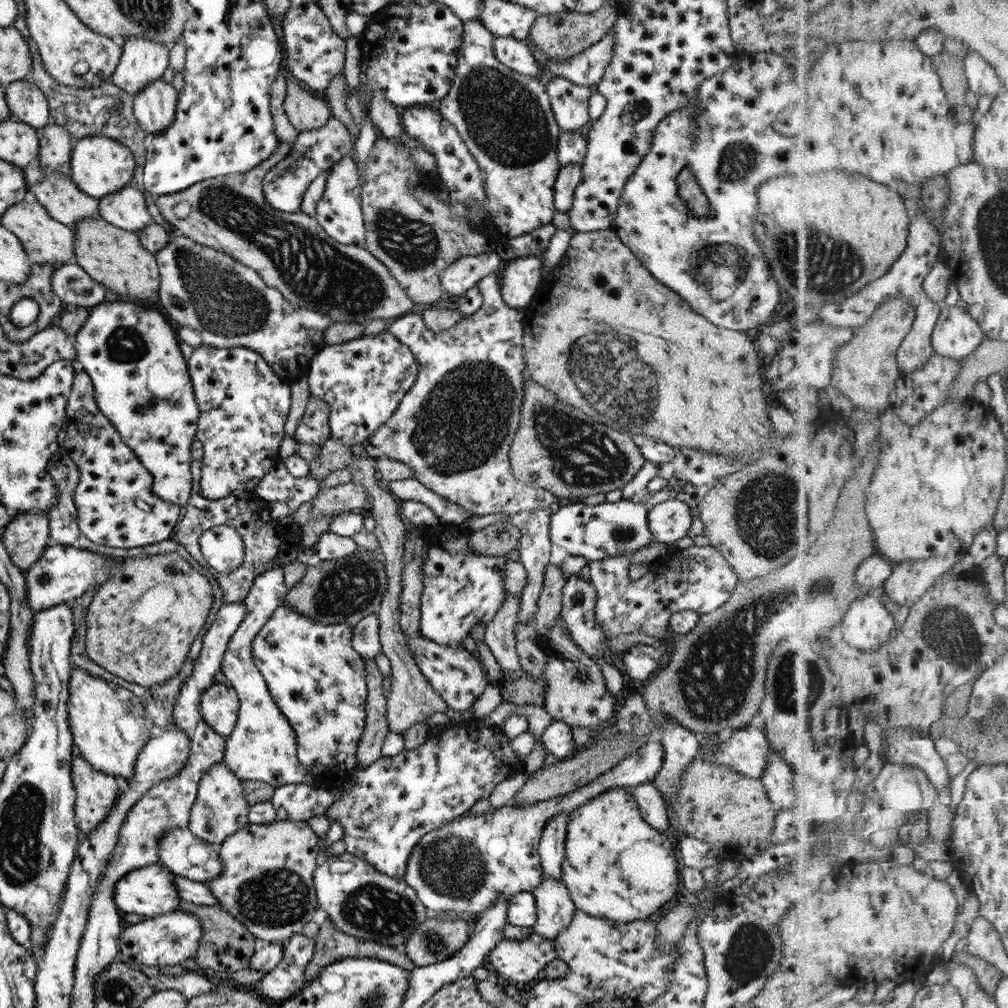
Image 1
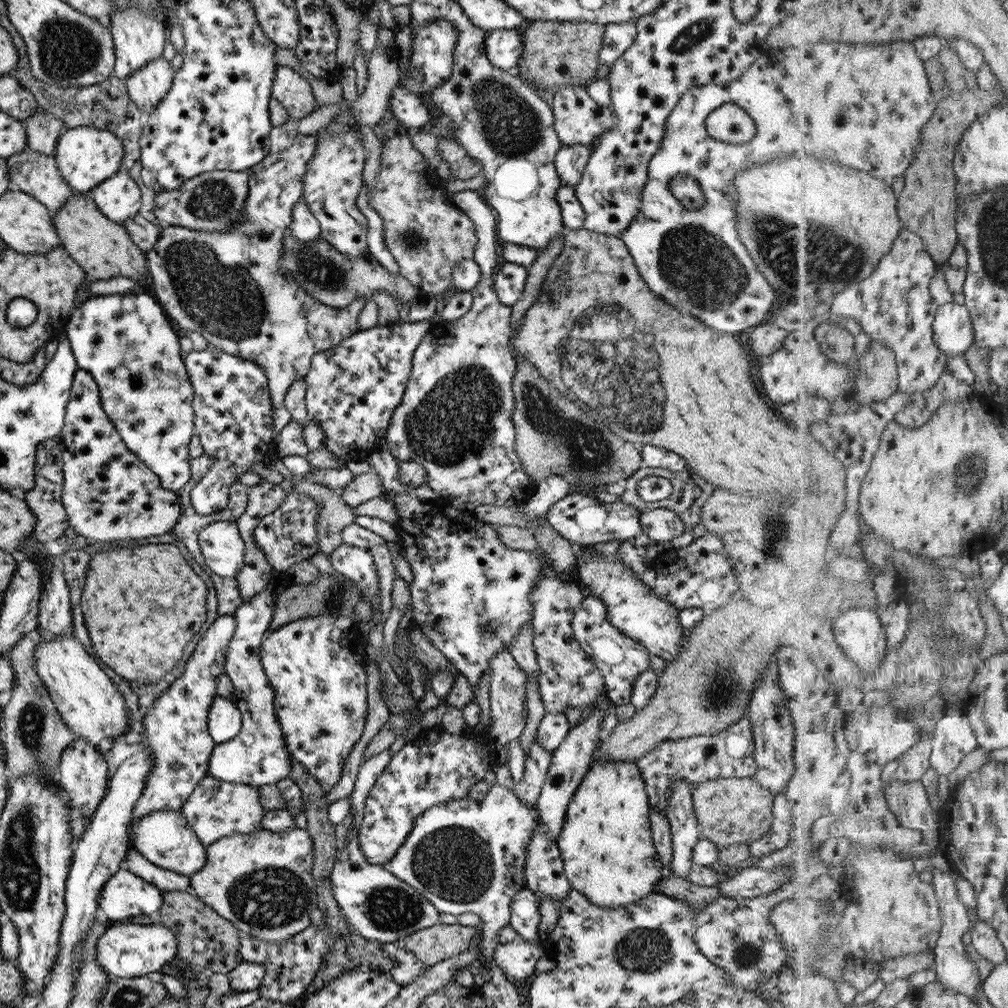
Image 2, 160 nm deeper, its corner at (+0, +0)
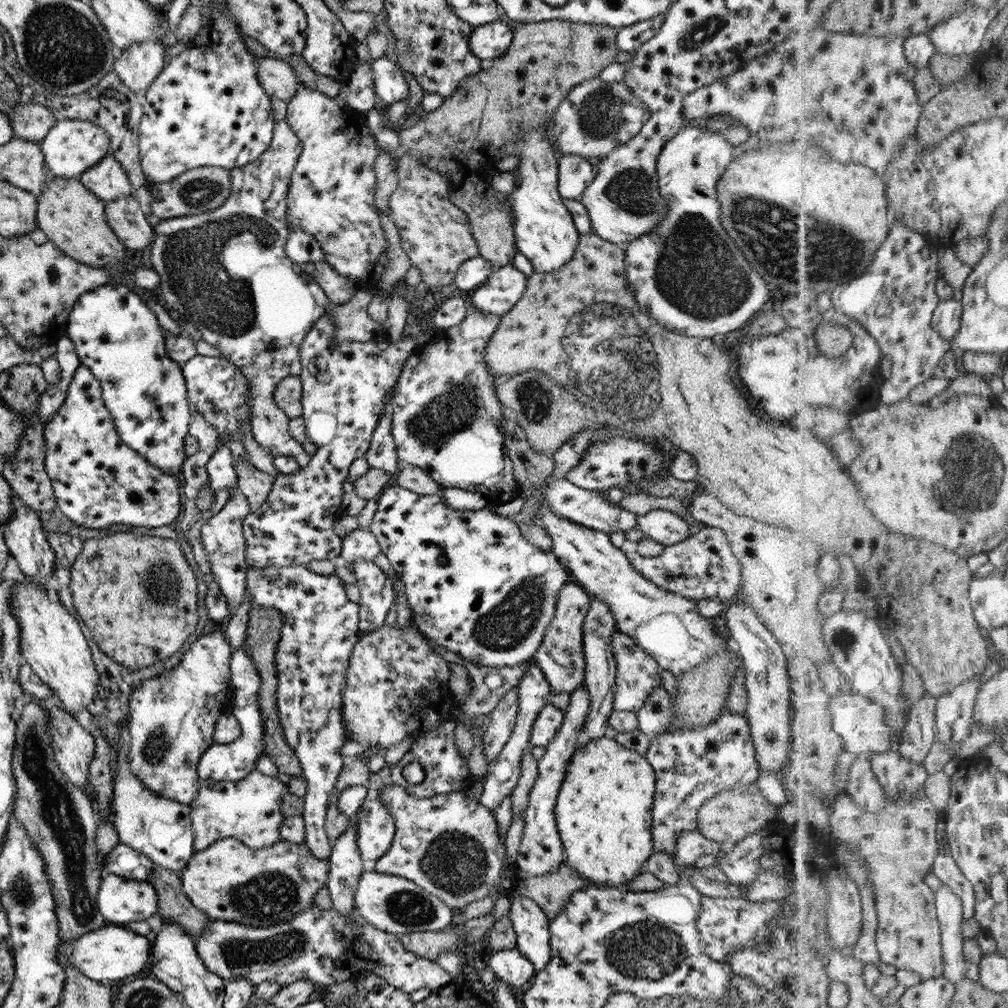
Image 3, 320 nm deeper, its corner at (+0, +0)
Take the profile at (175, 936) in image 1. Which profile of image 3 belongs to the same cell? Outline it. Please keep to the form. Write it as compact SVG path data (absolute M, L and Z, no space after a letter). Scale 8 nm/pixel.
M105 923L103 928L87 932L71 944L61 941L57 952L59 952L60 964L69 965L71 963L81 975L90 980L108 983L139 974L151 956L149 944L151 942L147 940L147 936L139 936L127 930L125 926Z

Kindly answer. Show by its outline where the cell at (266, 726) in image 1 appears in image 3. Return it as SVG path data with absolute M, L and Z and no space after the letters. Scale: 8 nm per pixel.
M244 642L237 650L233 650L229 661L230 683L234 690L233 707L231 714L237 719L241 733L237 739L226 745L213 744L206 748L200 755L196 764L196 773L200 780L233 781L241 780L255 769L255 760L259 753L263 753L263 725L258 714L257 695L259 675L254 664L250 661L244 649Z

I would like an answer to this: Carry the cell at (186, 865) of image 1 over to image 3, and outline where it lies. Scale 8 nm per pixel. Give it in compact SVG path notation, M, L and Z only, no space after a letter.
M124 735L109 745L113 764L110 810L118 842L140 852L153 865L179 872L194 853L188 805L156 795L136 779L128 765L128 743Z

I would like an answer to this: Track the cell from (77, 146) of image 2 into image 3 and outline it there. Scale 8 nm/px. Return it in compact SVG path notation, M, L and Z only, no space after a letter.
M58 118L57 122L53 122L49 127L38 145L43 155L45 169L49 174L66 179L77 179L82 172L96 165L102 156L110 154L106 131L89 121Z

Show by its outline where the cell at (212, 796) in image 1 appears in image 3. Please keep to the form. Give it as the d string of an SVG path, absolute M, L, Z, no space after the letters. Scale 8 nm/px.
M257 769L235 782L201 780L194 799L188 805L194 852L225 837L236 838L253 850L275 844L280 840L279 826L284 819L280 804L288 793L287 789L288 785L277 775L267 776Z

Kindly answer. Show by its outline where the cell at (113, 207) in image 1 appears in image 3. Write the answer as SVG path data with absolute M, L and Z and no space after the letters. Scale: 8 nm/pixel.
M111 154L82 172L78 181L104 203L132 194L122 166Z

